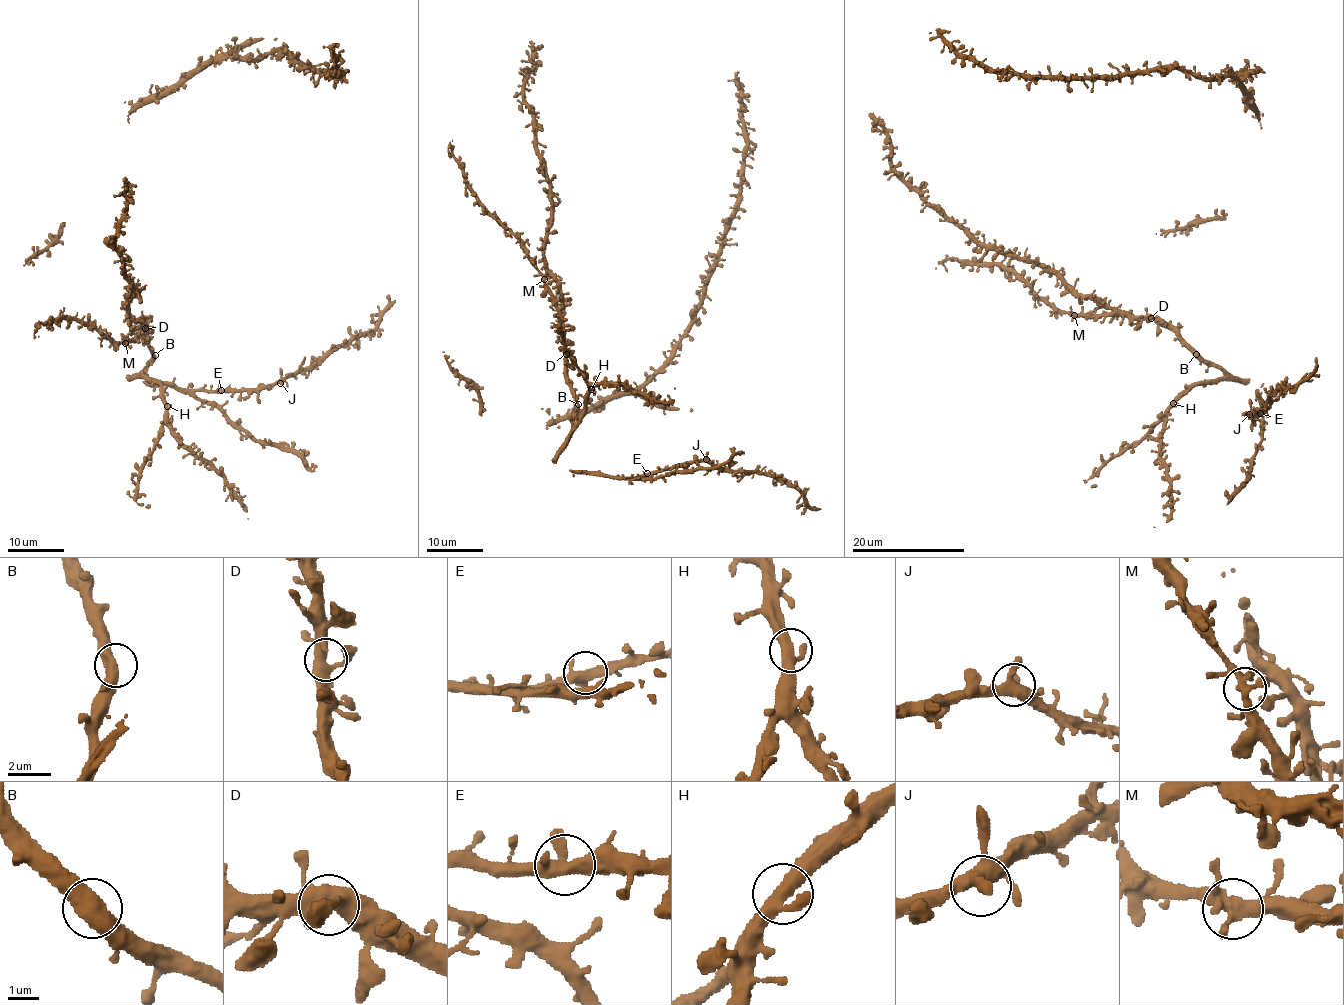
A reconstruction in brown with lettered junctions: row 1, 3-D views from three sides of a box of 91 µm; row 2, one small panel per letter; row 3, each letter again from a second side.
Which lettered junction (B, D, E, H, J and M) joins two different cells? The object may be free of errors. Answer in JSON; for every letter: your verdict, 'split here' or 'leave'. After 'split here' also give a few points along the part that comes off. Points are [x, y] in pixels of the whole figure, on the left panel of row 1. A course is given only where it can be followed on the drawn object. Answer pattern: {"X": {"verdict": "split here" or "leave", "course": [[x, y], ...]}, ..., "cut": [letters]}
{"B": {"verdict": "leave"}, "D": {"verdict": "leave"}, "E": {"verdict": "leave"}, "H": {"verdict": "leave"}, "J": {"verdict": "leave"}, "M": {"verdict": "leave"}, "cut": []}

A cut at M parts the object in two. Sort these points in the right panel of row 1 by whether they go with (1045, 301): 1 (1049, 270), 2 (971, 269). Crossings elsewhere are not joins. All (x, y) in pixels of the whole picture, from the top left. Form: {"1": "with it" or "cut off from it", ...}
{"1": "cut off from it", "2": "with it"}

